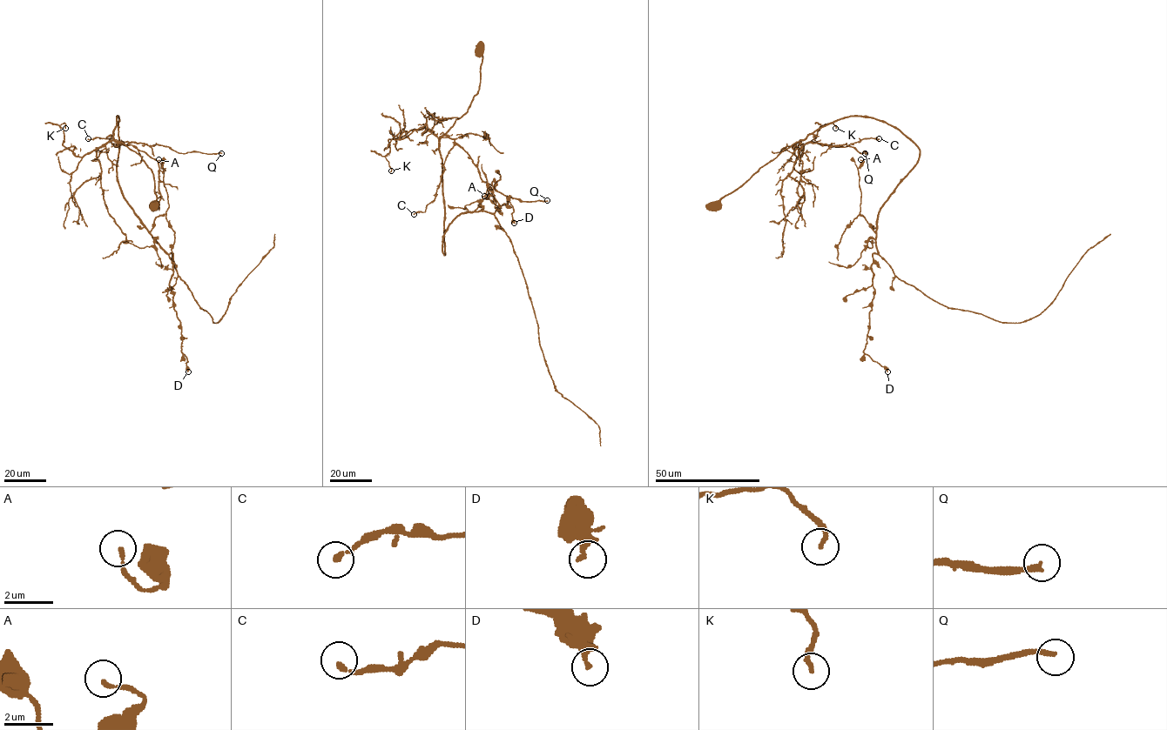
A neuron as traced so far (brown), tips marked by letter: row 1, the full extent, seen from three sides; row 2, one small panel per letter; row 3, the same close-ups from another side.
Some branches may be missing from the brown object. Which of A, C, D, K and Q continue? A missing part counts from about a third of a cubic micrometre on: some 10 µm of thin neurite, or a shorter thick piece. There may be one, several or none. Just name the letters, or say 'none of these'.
Q

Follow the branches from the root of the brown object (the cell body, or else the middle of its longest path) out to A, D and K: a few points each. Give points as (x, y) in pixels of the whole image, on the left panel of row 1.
A: (153, 205), (153, 174), (138, 154), (114, 139), (118, 116), (117, 181), (149, 231), (169, 206), (158, 159)
D: (153, 205), (153, 174), (114, 139), (118, 116), (117, 181), (151, 237), (172, 252), (170, 286), (188, 371)
K: (153, 205), (153, 174), (138, 154), (109, 141), (77, 157), (63, 144), (59, 125), (65, 128)

